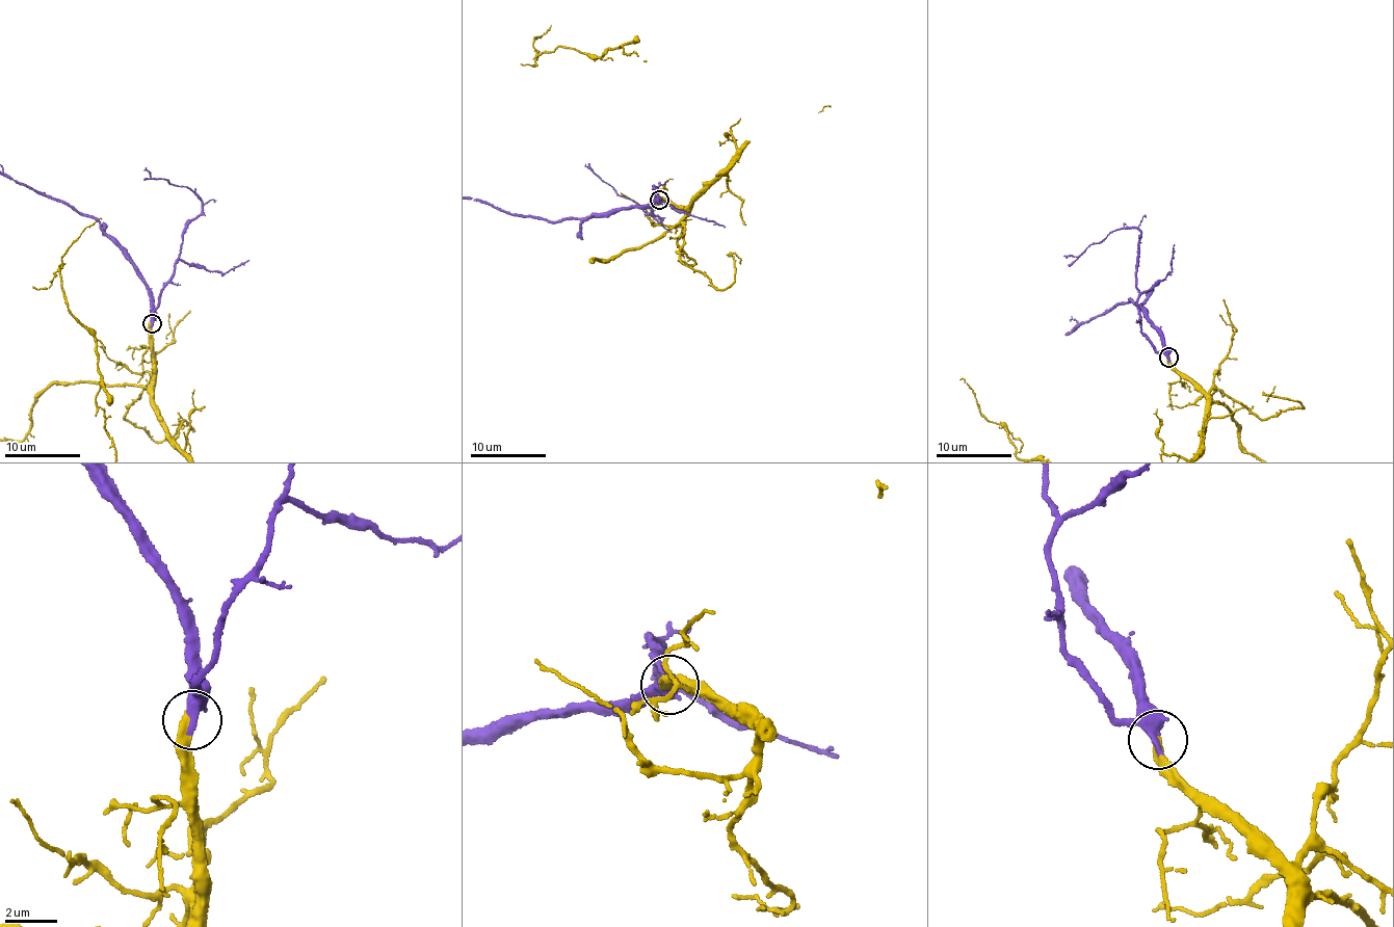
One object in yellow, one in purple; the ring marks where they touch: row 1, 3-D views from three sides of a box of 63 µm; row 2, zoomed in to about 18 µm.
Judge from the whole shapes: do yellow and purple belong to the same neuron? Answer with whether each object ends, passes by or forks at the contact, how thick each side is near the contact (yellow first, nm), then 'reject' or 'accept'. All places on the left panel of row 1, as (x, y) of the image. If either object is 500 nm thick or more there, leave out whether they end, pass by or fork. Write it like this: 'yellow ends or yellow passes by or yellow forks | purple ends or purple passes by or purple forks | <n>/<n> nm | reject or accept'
yellow ends | purple passes by | 360/360 nm | accept

